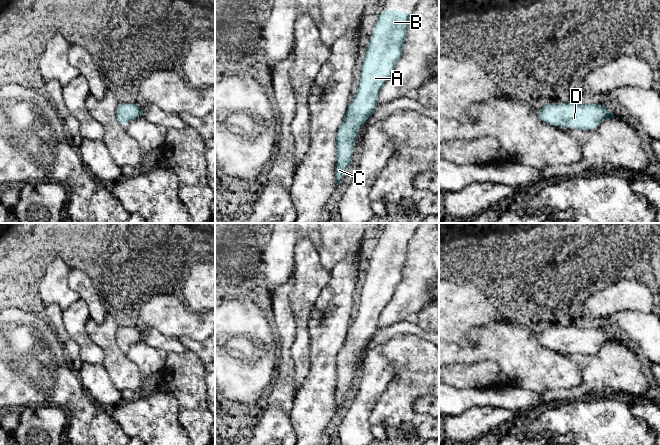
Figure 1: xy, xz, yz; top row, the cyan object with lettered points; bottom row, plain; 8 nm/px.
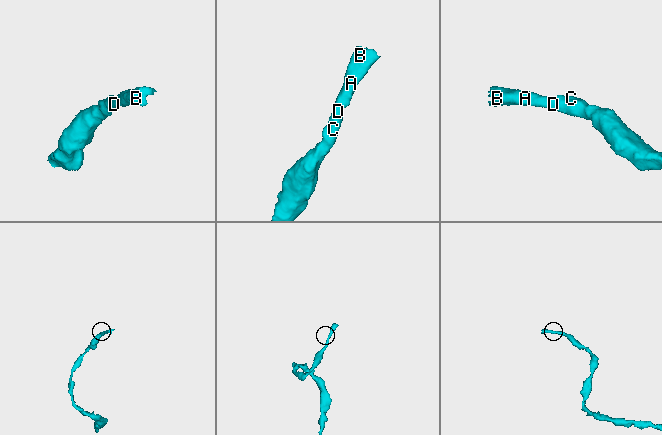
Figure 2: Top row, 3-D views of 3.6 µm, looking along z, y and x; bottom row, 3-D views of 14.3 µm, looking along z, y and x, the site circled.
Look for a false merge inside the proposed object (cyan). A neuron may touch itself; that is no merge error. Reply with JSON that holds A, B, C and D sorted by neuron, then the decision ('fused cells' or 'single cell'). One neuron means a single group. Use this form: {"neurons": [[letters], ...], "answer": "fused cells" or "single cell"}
{"neurons": [["A", "B", "C", "D"]], "answer": "single cell"}

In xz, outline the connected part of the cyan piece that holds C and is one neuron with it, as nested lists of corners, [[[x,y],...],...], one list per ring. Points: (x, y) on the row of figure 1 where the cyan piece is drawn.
[[[384,9],[373,29],[361,67],[357,93],[336,133],[336,187],[352,164],[358,129],[376,110],[379,93],[403,54],[407,27],[413,12]]]

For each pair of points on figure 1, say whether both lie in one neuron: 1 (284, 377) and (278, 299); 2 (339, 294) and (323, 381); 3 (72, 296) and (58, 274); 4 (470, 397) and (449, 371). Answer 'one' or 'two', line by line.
1: one
2: one
3: one
4: two

